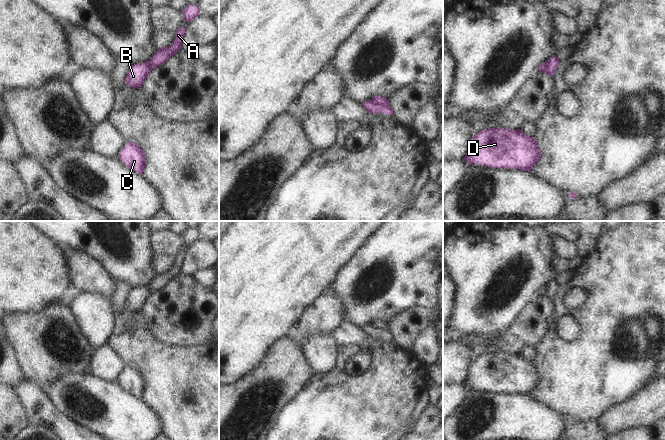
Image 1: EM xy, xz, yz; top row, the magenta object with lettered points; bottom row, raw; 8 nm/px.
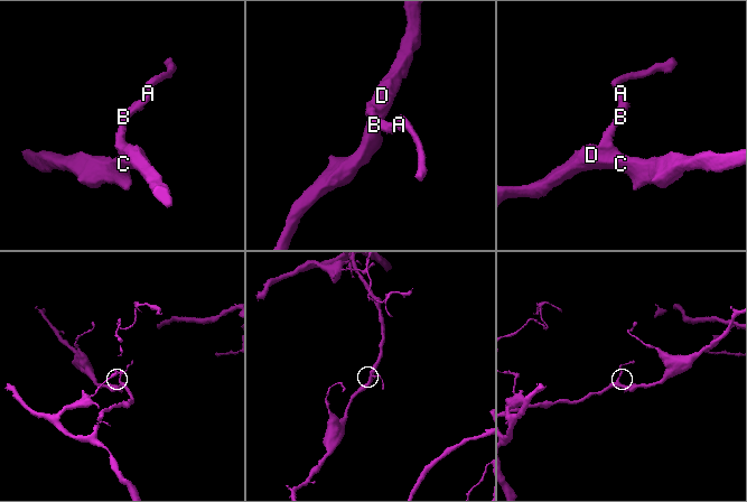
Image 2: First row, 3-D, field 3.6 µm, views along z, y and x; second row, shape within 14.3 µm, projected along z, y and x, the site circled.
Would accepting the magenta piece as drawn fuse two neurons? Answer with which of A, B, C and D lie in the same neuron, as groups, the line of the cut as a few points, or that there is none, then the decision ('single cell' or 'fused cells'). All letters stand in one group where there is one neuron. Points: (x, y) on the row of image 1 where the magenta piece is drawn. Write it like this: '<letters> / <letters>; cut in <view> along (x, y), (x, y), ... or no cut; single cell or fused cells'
A / B C D; cut in xz along (371, 99), (389, 106); fused cells

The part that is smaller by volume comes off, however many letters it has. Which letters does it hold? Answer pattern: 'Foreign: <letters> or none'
Foreign: A

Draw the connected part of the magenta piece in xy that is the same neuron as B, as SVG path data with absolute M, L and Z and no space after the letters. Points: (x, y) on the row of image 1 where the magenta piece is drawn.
M149 61L132 65L125 78L126 84L130 87L141 89L152 69Z

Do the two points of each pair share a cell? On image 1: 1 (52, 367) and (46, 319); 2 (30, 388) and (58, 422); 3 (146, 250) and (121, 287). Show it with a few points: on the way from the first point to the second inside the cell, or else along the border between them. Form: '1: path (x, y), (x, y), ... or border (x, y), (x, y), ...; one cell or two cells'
1: path (47, 355), (47, 349), (41, 338), (45, 331); one cell
2: path (35, 396), (50, 414); one cell
3: border (115, 278), (126, 281), (133, 288); two cells

